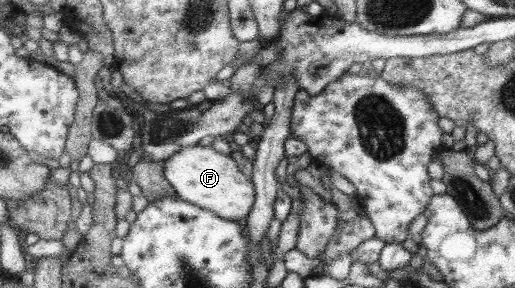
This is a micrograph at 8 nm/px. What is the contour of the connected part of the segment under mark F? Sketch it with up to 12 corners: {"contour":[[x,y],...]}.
{"contour":[[195,144],[161,164],[181,200],[234,222],[253,184],[230,155]]}

